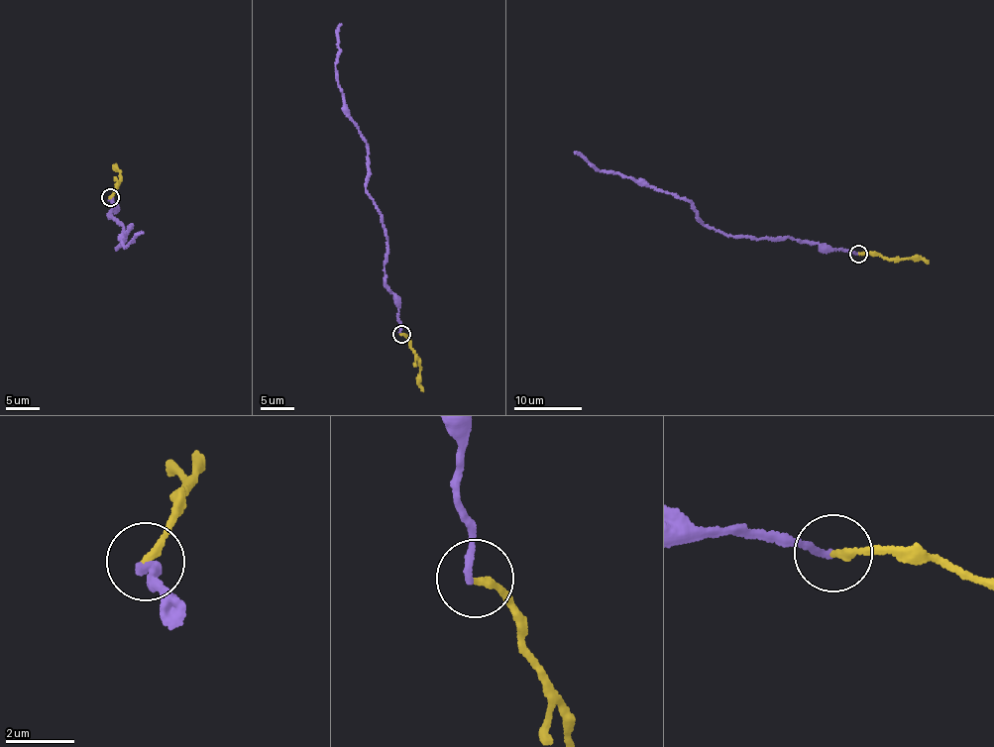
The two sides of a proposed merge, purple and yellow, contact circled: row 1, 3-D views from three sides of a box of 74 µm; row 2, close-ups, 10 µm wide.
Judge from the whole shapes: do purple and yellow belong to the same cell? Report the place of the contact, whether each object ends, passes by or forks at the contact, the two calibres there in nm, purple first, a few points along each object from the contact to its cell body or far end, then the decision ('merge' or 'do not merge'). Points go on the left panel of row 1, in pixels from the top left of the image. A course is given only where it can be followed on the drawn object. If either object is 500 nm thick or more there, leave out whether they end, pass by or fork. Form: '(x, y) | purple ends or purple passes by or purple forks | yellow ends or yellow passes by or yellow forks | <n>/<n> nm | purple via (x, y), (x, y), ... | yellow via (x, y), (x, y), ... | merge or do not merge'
(110, 197) | purple ends | yellow ends | 190/220 nm | purple via (109, 197), (117, 209), (109, 214), (124, 229), (125, 240), (116, 249), (130, 226), (123, 247), (143, 232) | yellow via (111, 196), (118, 183), (120, 173), (116, 166) | merge

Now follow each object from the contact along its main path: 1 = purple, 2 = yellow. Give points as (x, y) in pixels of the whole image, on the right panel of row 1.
1: (859, 253), (823, 250), (789, 237), (733, 237), (706, 227), (687, 199), (602, 171), (575, 153)
2: (859, 254), (887, 259), (921, 257), (929, 264)

